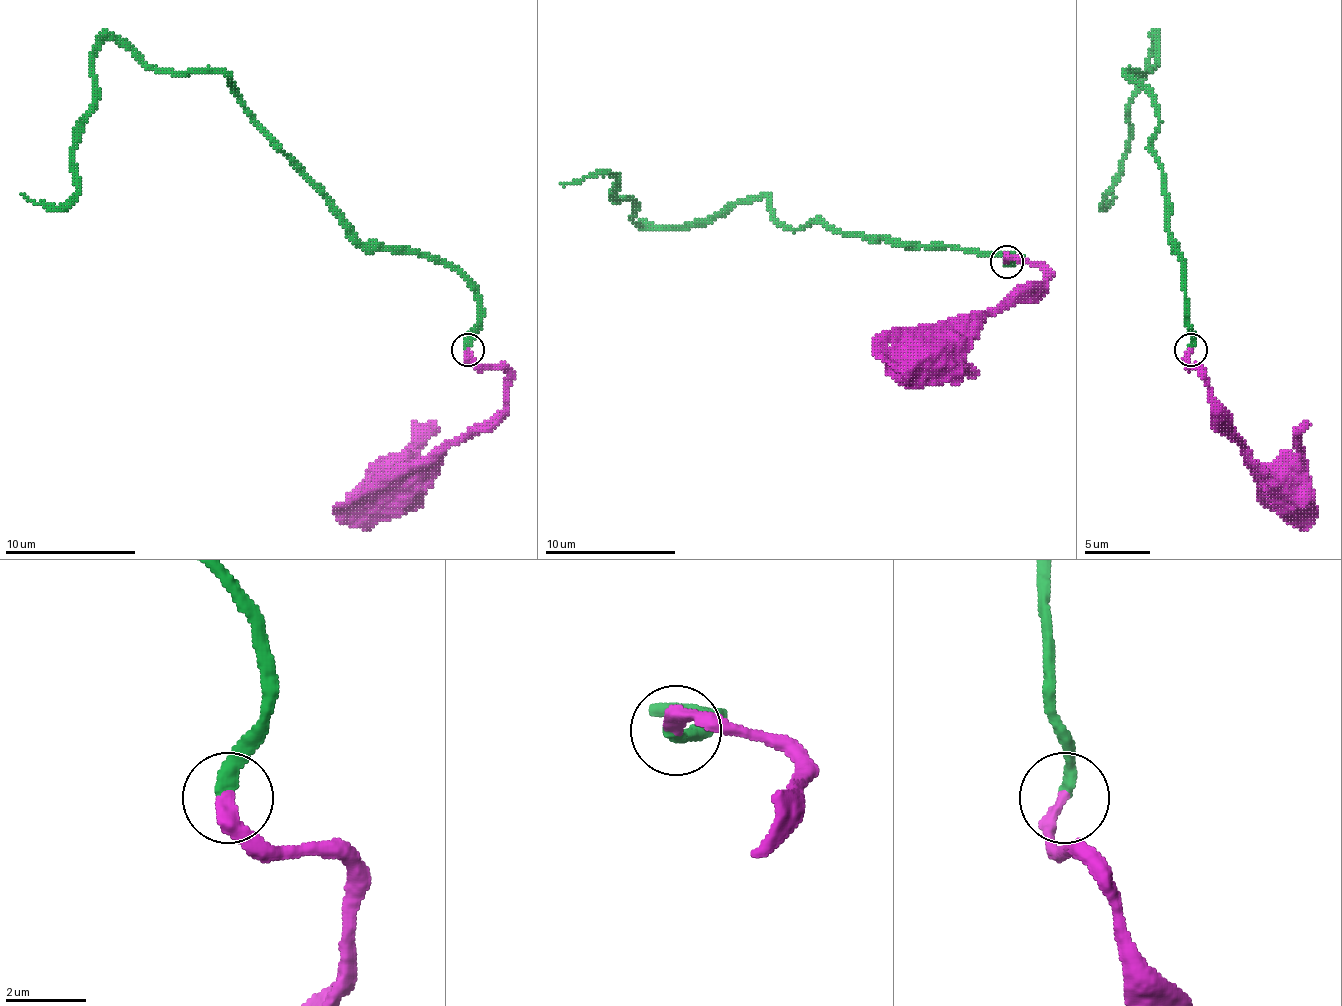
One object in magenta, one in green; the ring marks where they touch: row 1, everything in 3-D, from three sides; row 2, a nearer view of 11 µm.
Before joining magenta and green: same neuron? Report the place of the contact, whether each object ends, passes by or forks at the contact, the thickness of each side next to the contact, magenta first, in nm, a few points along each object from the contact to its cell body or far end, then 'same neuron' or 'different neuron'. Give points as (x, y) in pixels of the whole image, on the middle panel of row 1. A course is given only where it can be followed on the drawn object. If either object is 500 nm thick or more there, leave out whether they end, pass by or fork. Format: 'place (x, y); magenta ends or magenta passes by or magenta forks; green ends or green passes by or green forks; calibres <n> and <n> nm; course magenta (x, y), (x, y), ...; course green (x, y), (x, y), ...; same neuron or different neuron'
place (1007, 261); magenta ends; green ends; calibres 360 and 320 nm; course magenta (1008, 262), (1037, 262), (1047, 272), (1047, 285), (1034, 298), (998, 305), (948, 367), (935, 371), (935, 358); course green (1008, 262), (1017, 256), (820, 223), (787, 229), (764, 196), (646, 226), (613, 196), (616, 180), (560, 183); same neuron

